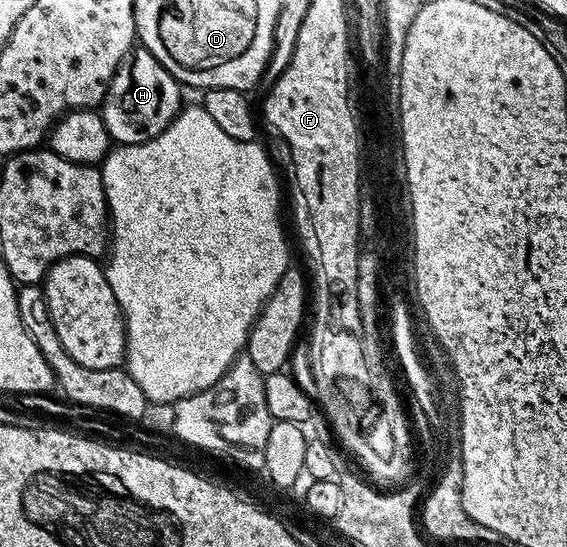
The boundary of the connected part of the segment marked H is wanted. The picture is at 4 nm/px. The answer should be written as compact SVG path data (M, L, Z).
M143 47L137 48L130 60L116 70L102 106L102 116L113 142L140 145L162 135L181 111L180 92L180 82L166 71L166 67L162 67L152 52Z

